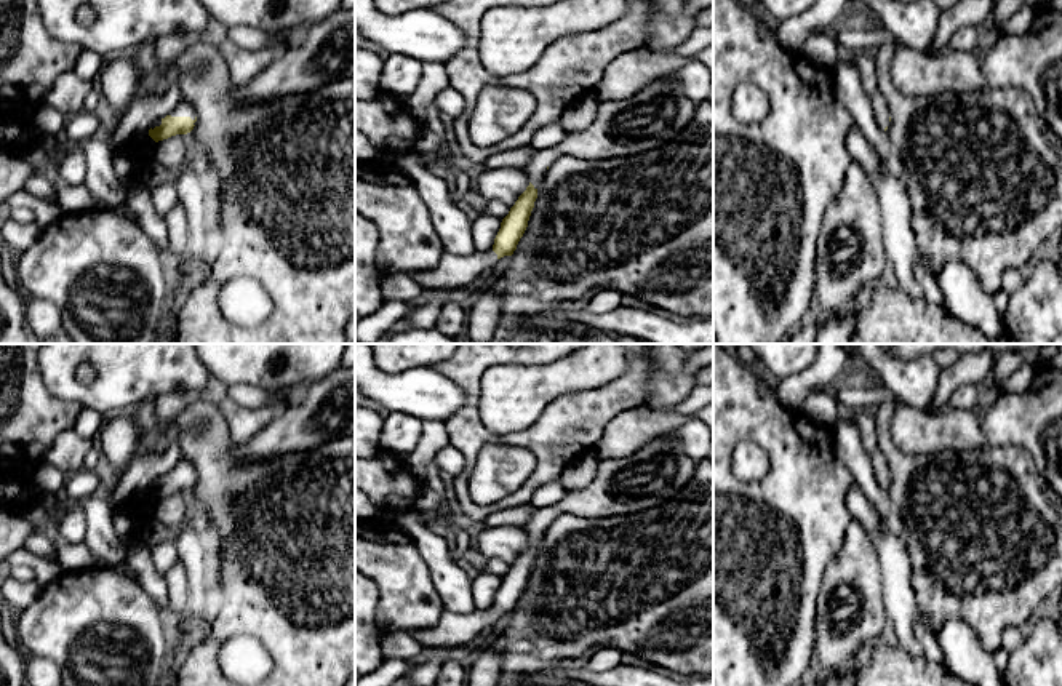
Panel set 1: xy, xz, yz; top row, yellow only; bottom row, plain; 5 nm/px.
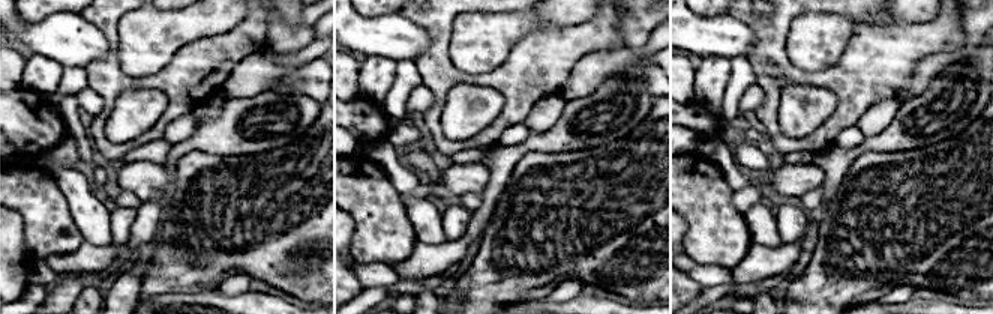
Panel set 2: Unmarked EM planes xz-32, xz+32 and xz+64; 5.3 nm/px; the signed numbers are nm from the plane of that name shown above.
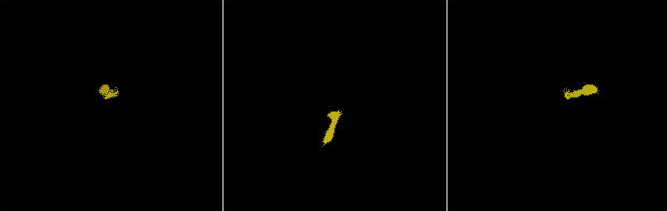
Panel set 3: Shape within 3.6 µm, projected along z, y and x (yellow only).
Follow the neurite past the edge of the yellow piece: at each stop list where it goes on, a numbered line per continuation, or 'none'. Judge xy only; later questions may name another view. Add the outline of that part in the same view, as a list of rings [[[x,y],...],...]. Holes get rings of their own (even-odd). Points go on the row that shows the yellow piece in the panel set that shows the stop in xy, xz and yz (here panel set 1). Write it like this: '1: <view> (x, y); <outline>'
1: xy (184, 109); [[[184,99],[178,104],[178,107],[170,115],[171,117],[190,117],[192,120],[195,120],[195,110]]]

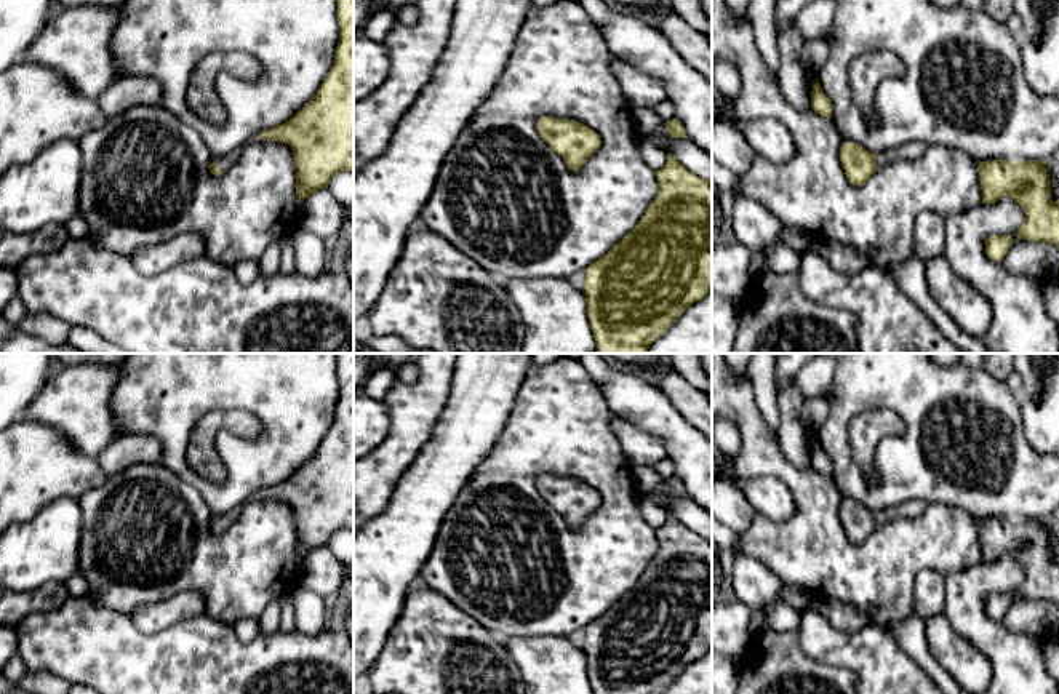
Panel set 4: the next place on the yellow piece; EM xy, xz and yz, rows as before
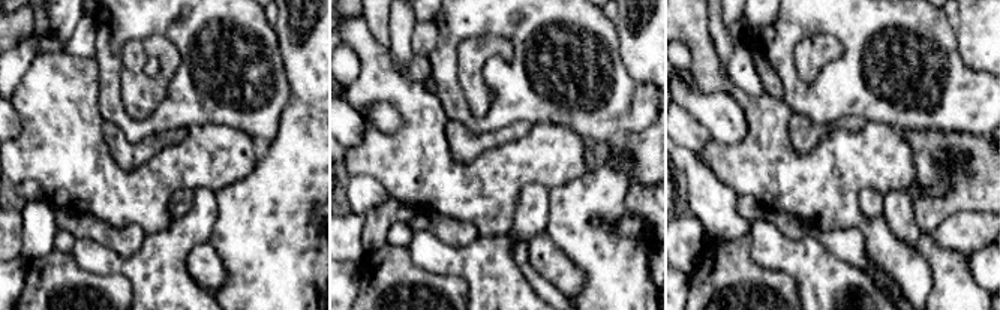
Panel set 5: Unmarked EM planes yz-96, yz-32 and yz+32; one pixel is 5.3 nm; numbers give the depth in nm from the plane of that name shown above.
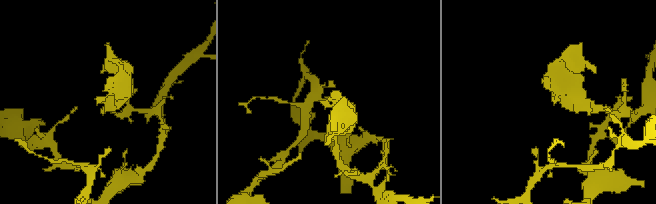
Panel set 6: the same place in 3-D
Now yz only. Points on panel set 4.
1: yz (914, 149); [[[910,141],[901,144],[896,149],[877,154],[877,168],[886,166],[897,160],[915,160],[921,157],[925,150],[926,150],[926,144],[920,141]]]

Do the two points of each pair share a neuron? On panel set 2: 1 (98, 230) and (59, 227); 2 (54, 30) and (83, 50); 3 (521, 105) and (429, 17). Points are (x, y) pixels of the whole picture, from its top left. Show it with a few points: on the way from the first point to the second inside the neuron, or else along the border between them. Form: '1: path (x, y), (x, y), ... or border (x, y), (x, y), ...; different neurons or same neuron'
1: border (63, 196), (72, 221), (84, 241); different neurons
2: path (62, 36), (75, 42); same neuron
3: path (491, 80), (456, 77), (440, 60), (440, 48); same neuron

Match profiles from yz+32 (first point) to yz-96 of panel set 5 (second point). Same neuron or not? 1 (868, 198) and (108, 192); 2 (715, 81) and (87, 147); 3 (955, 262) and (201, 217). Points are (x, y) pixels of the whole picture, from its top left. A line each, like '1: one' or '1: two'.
1: two
2: one
3: two

